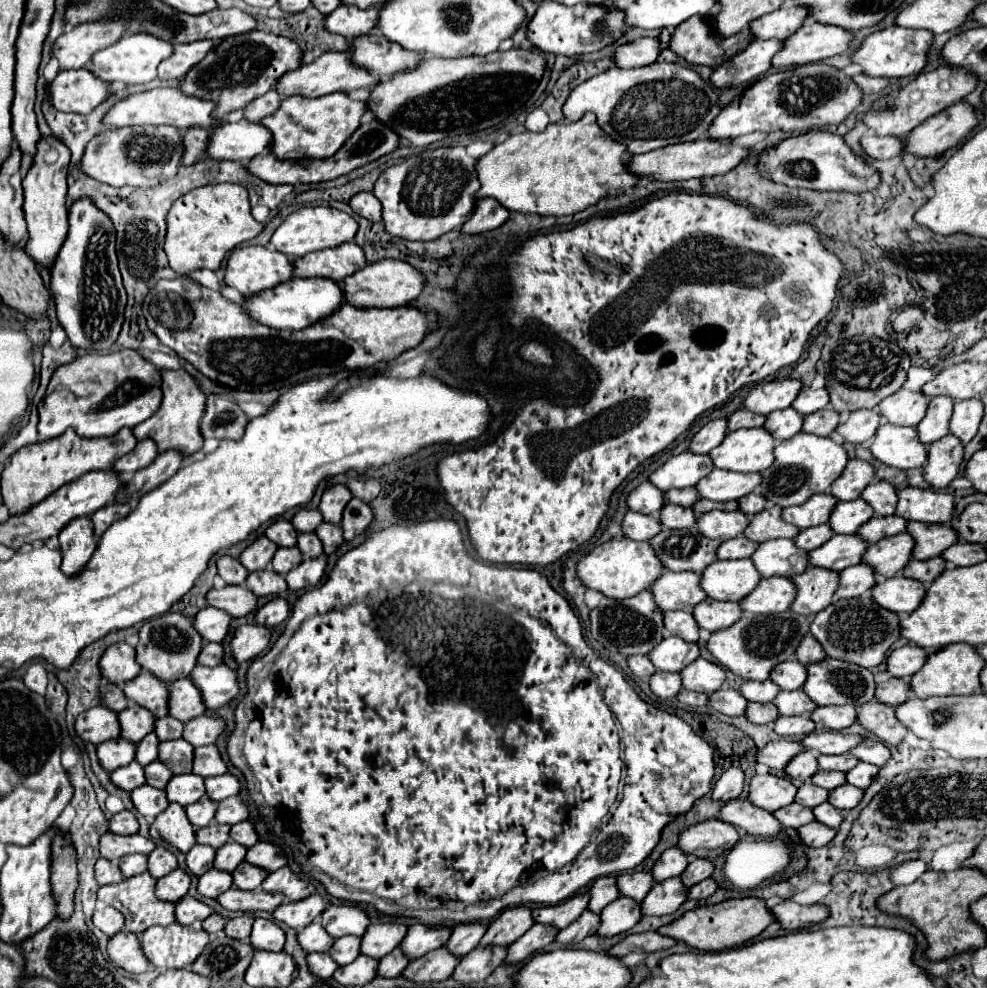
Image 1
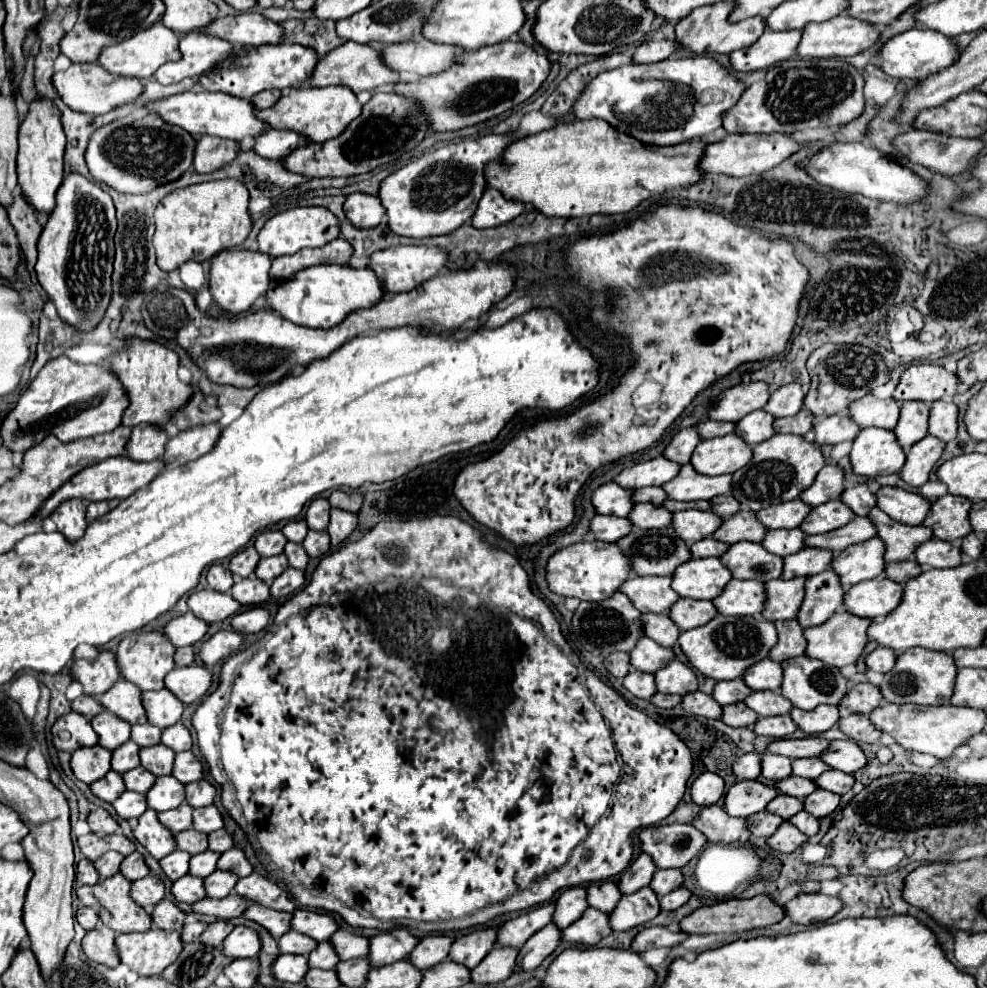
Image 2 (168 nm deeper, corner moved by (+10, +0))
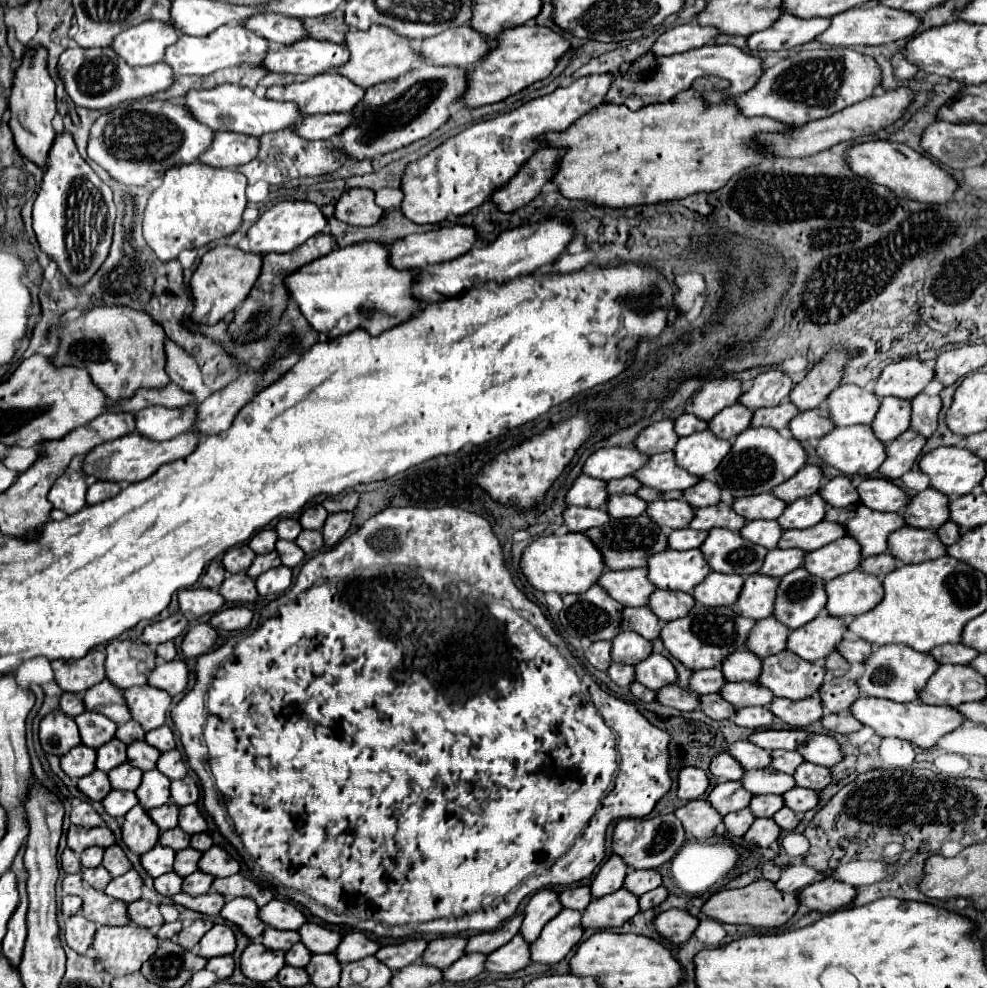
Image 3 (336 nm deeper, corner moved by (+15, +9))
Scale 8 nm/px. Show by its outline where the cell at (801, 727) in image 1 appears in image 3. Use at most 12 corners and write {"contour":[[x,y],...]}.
{"contour":[[739,708],[733,722],[743,728],[767,728],[775,720],[769,708]]}

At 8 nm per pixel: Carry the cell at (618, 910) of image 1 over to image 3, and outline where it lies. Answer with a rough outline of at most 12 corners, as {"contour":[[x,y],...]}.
{"contour":[[561,910],[529,946],[531,962],[561,962],[581,940],[581,912]]}

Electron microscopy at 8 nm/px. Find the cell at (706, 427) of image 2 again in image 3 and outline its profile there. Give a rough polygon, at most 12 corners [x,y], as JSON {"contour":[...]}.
{"contour":[[681,414],[675,420],[679,436],[707,430],[707,422],[693,414]]}

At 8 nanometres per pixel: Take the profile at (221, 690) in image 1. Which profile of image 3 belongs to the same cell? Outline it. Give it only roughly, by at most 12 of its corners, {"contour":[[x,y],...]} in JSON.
{"contour":[[183,660],[157,664],[147,684],[175,696],[187,688]]}

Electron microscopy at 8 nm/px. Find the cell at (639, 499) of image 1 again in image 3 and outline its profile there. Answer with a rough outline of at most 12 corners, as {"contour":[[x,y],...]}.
{"contour":[[581,474],[565,502],[605,508],[607,484]]}

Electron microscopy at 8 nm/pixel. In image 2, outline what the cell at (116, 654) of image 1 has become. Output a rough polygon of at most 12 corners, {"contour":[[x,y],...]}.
{"contour":[[114,653],[76,661],[72,675],[86,695],[100,695],[120,679]]}

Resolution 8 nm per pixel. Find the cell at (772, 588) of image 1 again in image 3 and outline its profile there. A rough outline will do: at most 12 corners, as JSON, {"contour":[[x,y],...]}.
{"contour":[[709,572],[693,598],[705,606],[731,606],[743,578]]}

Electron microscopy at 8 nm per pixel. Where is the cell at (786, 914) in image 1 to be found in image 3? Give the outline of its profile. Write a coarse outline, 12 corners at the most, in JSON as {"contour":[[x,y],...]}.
{"contour":[[831,876],[799,892],[803,906],[823,914],[849,906],[855,886]]}

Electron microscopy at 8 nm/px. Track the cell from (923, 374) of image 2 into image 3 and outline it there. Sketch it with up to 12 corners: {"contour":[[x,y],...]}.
{"contour":[[917,358],[885,366],[873,392],[915,398],[933,380]]}

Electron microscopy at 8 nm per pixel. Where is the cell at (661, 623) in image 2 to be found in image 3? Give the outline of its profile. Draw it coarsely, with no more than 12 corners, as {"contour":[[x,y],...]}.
{"contour":[[647,606],[623,608],[623,624],[647,640],[659,638],[659,618]]}

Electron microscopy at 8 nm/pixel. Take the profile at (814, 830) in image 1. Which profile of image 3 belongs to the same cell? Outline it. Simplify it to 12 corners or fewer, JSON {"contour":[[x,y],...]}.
{"contour":[[757,818],[745,840],[761,848],[777,842],[781,828],[773,818]]}

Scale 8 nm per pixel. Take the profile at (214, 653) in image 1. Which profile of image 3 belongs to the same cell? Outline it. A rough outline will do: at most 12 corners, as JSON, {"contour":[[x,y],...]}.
{"contour":[[173,642],[157,646],[157,660],[169,662],[177,658]]}

